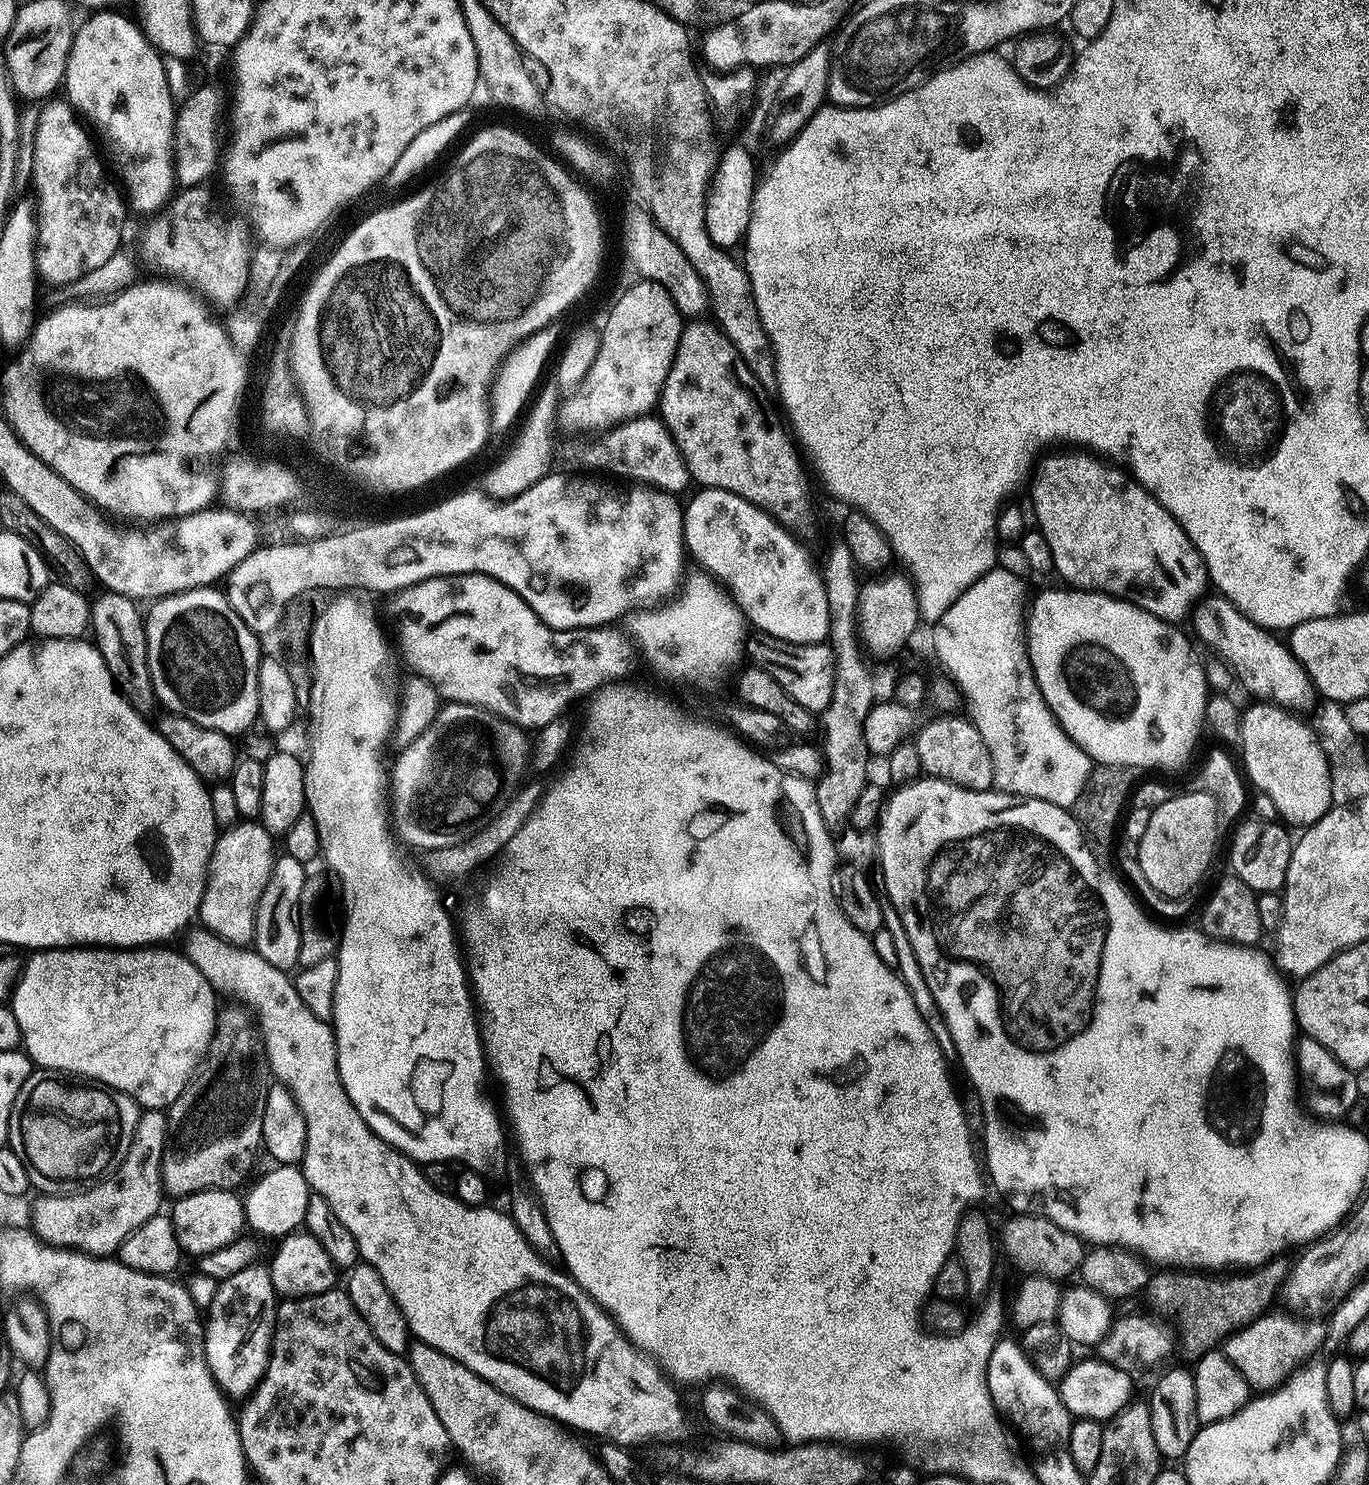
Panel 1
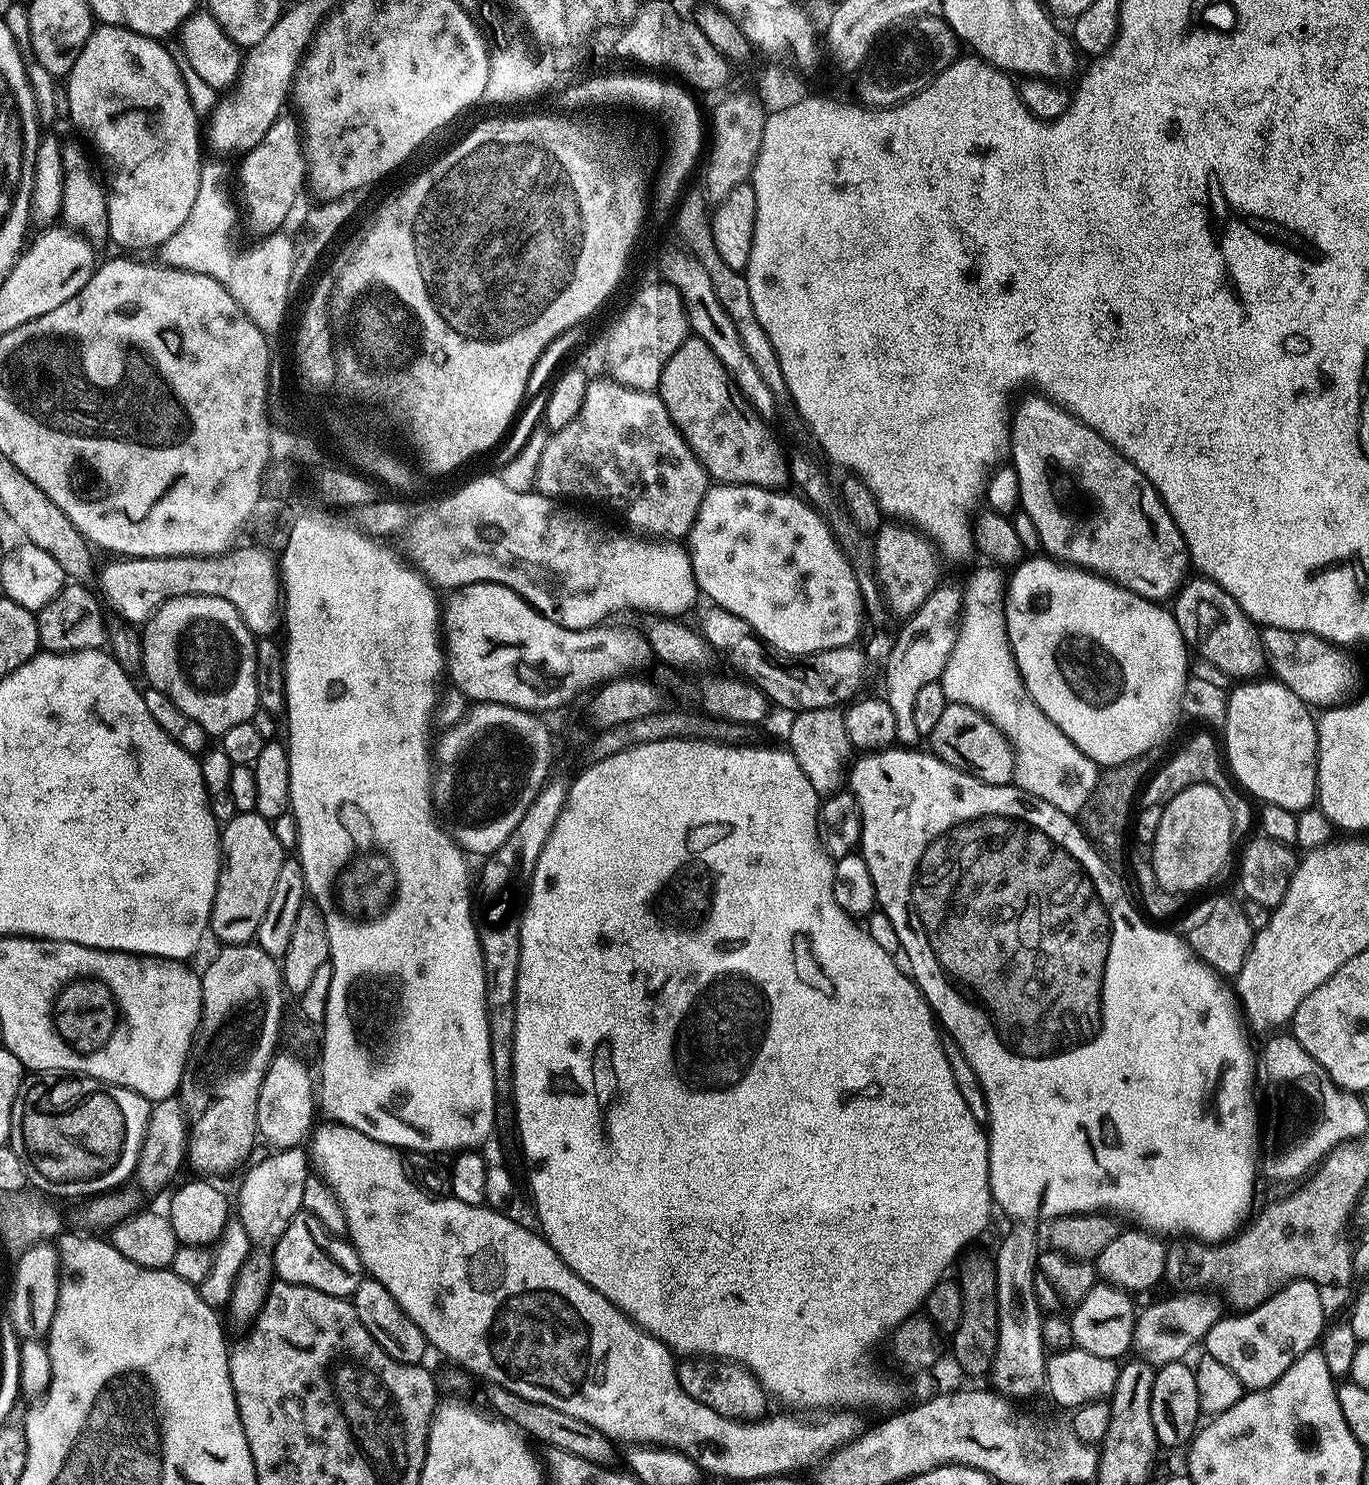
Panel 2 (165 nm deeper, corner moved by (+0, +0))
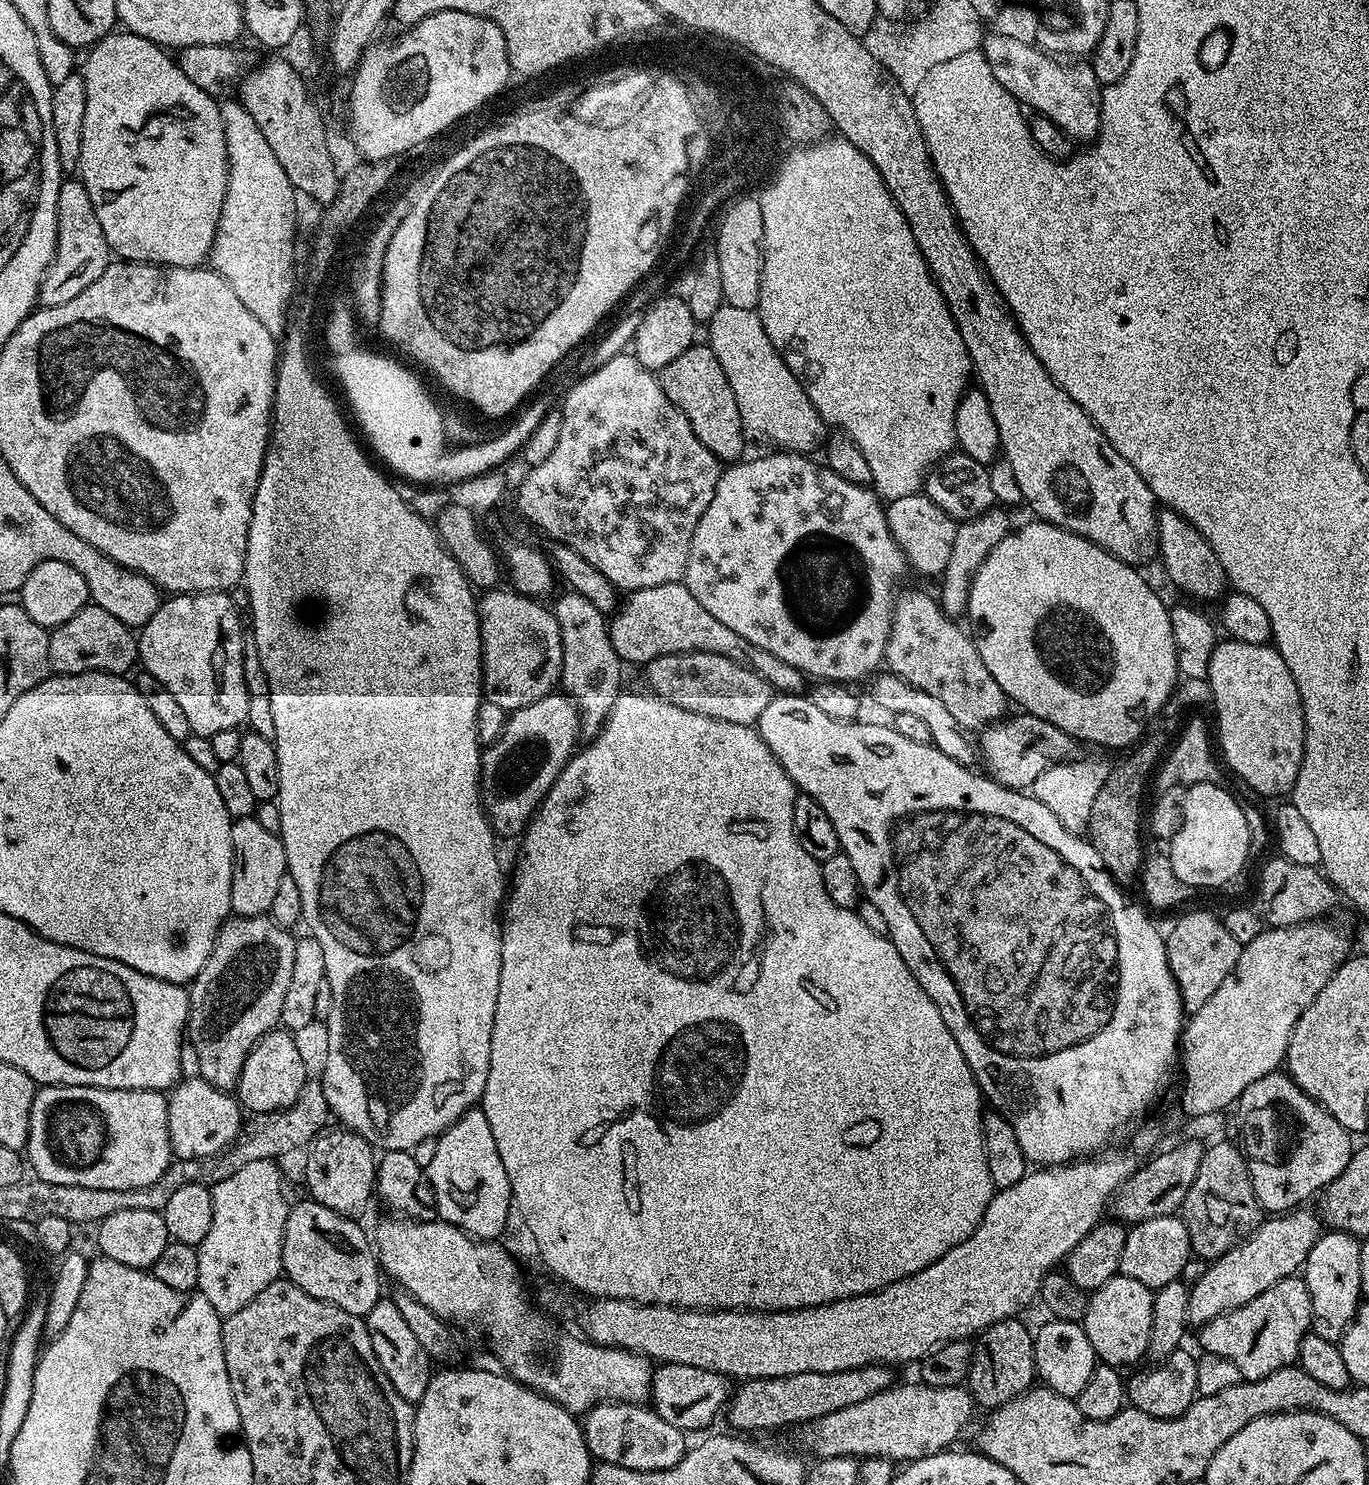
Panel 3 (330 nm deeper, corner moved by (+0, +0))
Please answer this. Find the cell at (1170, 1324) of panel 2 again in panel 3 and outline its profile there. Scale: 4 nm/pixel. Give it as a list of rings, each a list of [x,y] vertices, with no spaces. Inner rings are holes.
[[[1301,1206],[1291,1212],[1273,1215],[1265,1219],[1239,1244],[1236,1244],[1226,1254],[1222,1254],[1217,1260],[1211,1261],[1208,1268],[1196,1280],[1196,1285],[1191,1285],[1188,1294],[1188,1322],[1192,1326],[1203,1326],[1214,1318],[1218,1318],[1223,1312],[1234,1310],[1270,1290],[1278,1282],[1282,1282],[1288,1276],[1295,1276],[1301,1271],[1314,1246],[1314,1242],[1322,1235],[1322,1220],[1315,1211],[1307,1212],[1307,1207]]]

